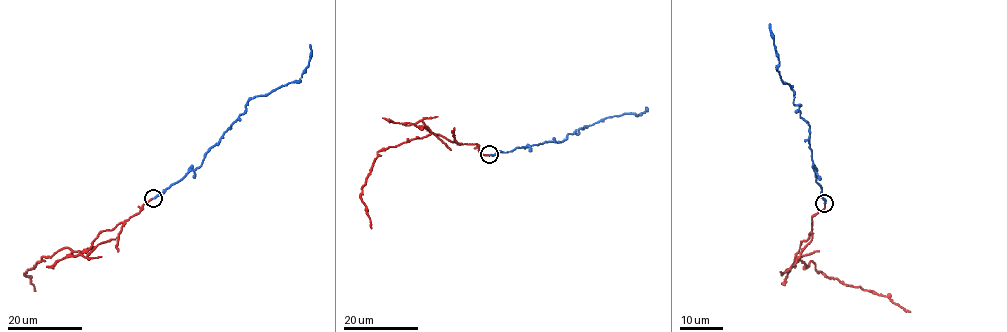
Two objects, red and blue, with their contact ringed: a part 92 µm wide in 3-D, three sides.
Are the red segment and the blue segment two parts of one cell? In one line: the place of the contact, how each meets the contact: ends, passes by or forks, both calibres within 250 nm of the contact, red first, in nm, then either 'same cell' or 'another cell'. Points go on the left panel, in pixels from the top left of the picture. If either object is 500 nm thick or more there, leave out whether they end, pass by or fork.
place (153, 198); red ends; blue ends; calibres 140 and 170 nm; another cell

